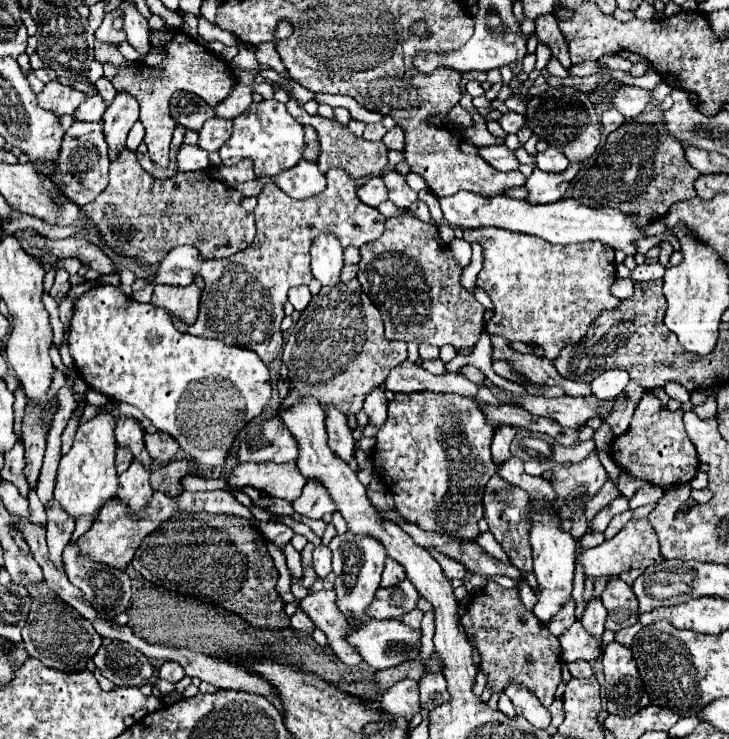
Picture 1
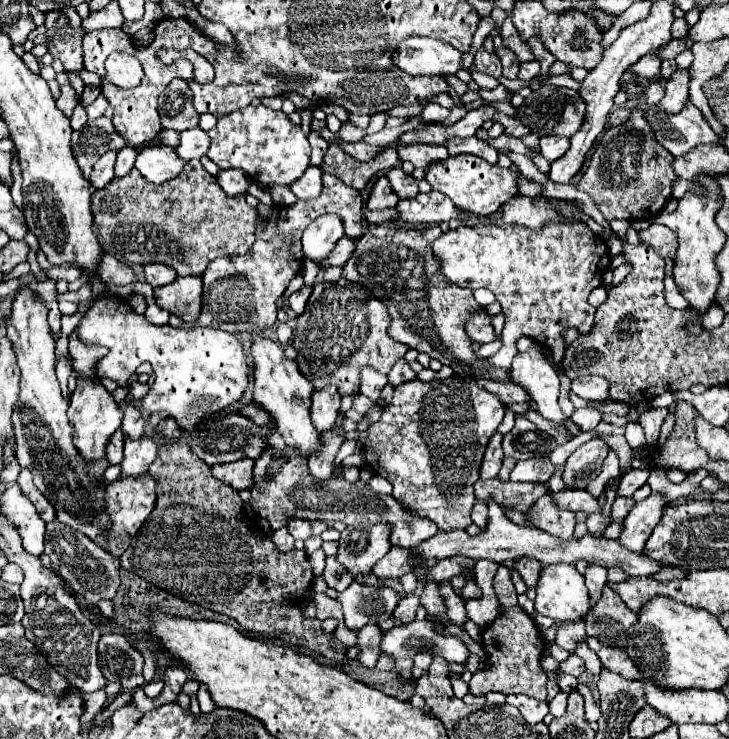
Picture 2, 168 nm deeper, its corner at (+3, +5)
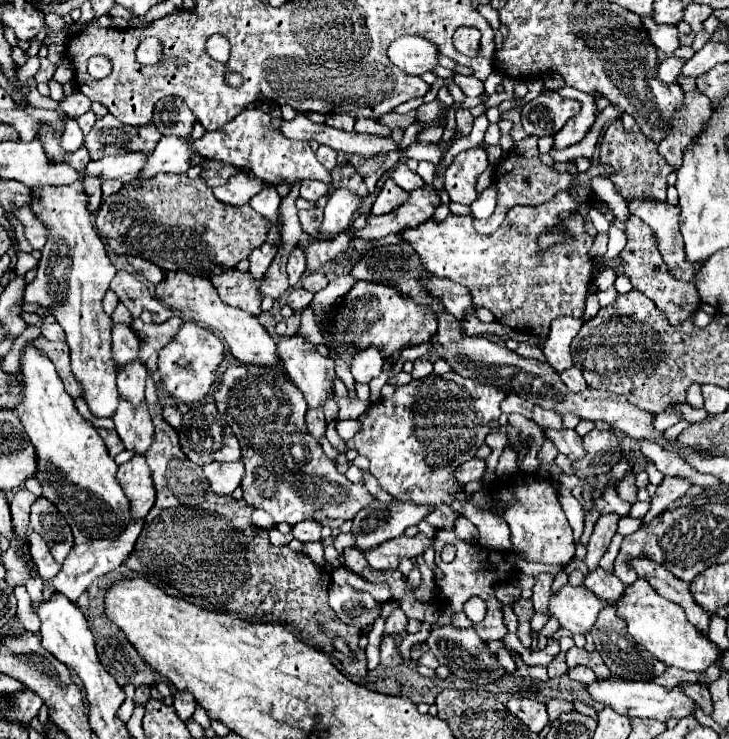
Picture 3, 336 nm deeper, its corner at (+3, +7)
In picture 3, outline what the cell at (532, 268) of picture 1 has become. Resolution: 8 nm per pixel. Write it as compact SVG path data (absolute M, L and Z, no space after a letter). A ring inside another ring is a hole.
M567 190L557 192L547 204L541 206L513 206L507 212L507 218L503 224L489 236L477 234L471 222L471 216L455 216L449 214L443 222L435 222L433 218L419 224L417 228L403 228L401 238L411 244L411 248L417 252L421 258L421 264L435 276L445 276L457 284L463 284L469 288L473 304L483 306L491 310L503 326L509 326L513 330L523 330L525 334L539 334L545 336L549 334L549 324L557 316L573 316L581 318L585 312L585 298L587 298L587 288L591 284L591 266L593 260L587 256L593 236L589 236L583 228L583 218L577 214L577 202L569 196ZM562 212L570 212L567 220L559 220L557 216ZM557 226L559 230L565 228L569 232L569 240L565 244L557 244L551 250L541 250L537 248L537 236L545 232L547 228Z

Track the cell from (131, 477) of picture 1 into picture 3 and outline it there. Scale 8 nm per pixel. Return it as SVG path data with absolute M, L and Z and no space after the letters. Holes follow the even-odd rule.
M119 398L119 408L113 414L113 422L127 450L137 454L147 452L153 436L153 422L145 400L139 406L133 406L129 400Z

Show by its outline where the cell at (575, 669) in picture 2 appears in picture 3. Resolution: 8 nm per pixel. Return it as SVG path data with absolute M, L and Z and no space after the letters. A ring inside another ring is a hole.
M583 666L569 670L569 678L577 680L577 682L581 682L581 684L591 684L591 682L597 680L597 678L595 678L595 672L589 670L589 668L583 668Z

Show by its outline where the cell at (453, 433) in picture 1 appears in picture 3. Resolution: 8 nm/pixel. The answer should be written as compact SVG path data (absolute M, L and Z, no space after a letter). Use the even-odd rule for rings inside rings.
M455 372L449 374L429 374L421 380L411 380L409 384L397 388L391 398L379 398L371 402L369 408L359 416L361 430L347 442L347 448L355 448L361 456L367 456L371 466L369 472L377 478L381 488L391 494L395 500L413 500L415 504L433 504L437 512L431 512L425 518L431 526L443 530L453 528L455 518L459 518L451 508L449 500L457 496L467 498L463 488L455 484L453 472L475 456L473 446L481 446L489 434L489 420L501 416L499 404L505 398L505 392L491 384L481 384L471 378L463 378Z

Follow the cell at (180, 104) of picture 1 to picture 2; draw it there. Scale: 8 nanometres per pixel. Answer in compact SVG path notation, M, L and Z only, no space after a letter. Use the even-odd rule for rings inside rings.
M173 80L159 96L159 114L163 128L189 130L199 124L199 114L193 108L193 94L187 80Z

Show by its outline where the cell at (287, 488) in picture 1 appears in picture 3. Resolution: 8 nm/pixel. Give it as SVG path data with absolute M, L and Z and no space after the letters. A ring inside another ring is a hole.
M211 462L203 466L203 474L207 476L213 492L217 494L231 494L243 476L241 462Z

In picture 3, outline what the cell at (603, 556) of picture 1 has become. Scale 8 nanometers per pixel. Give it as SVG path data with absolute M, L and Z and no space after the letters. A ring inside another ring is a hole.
M665 476L663 484L657 488L657 494L651 500L651 510L643 518L645 524L647 520L653 520L657 514L665 512L679 496L685 496L685 492L691 488L691 480L683 476Z

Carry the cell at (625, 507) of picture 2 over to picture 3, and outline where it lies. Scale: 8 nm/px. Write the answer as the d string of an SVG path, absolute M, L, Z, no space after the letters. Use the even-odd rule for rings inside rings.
M631 472L631 474L627 474L619 484L617 484L617 494L623 498L623 500L627 500L627 502L631 502L631 504L635 504L637 502L637 486L635 486L635 474Z

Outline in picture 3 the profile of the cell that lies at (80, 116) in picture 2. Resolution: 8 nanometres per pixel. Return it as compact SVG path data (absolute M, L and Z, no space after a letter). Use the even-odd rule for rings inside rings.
M75 118L65 120L65 132L63 132L59 144L65 152L75 152L83 146L83 134L81 134L81 128L79 128Z

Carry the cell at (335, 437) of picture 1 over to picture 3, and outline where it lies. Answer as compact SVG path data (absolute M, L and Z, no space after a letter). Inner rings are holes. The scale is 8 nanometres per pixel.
M299 332L281 338L277 344L277 354L283 360L291 382L301 388L307 406L317 408L325 404L327 392L331 390L335 378L333 360L321 356L317 346L305 340Z

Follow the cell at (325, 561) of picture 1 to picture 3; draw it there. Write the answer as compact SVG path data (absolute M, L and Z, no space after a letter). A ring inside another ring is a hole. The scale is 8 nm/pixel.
M309 542L303 546L303 552L311 556L311 560L319 566L325 564L325 558L323 558L323 544L321 542Z

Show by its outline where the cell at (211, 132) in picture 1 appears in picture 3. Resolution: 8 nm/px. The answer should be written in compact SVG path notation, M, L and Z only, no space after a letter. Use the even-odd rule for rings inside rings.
M163 136L155 152L147 158L145 166L139 172L139 180L151 180L159 172L187 172L189 158L195 152L193 142L177 136Z

